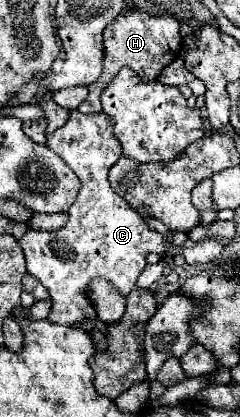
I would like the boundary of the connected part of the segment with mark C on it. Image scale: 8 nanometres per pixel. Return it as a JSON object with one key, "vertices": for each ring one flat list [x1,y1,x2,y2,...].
{"vertices":[[73,110,73,118,69,118,63,128,47,136,47,146,57,152,83,182,77,202,69,208,65,228,55,232,27,230,27,234,19,240,27,260,27,272,49,290,53,304,47,320,53,324,75,326,85,318,97,316,85,296,85,288,93,278,113,282,119,292,127,296,135,288,135,282,147,264,145,256,149,252,165,256,165,242,181,246,188,240,186,234,179,232,173,232,173,238,165,240,109,188,107,172,123,156,121,142,115,138,111,128,113,122,105,112,81,114,79,110]]}

